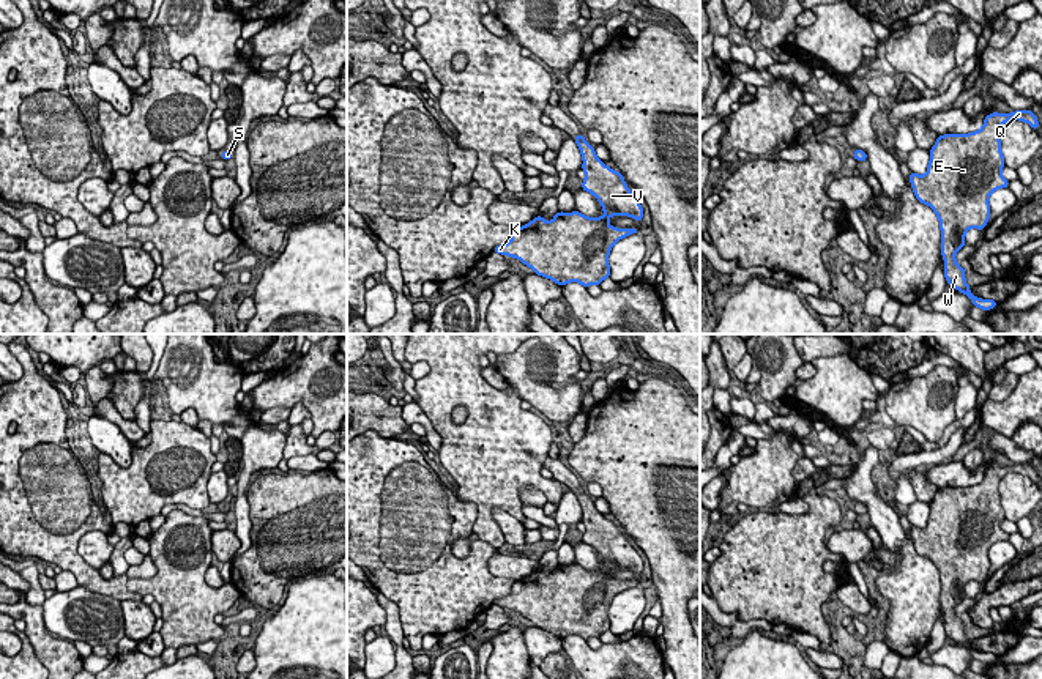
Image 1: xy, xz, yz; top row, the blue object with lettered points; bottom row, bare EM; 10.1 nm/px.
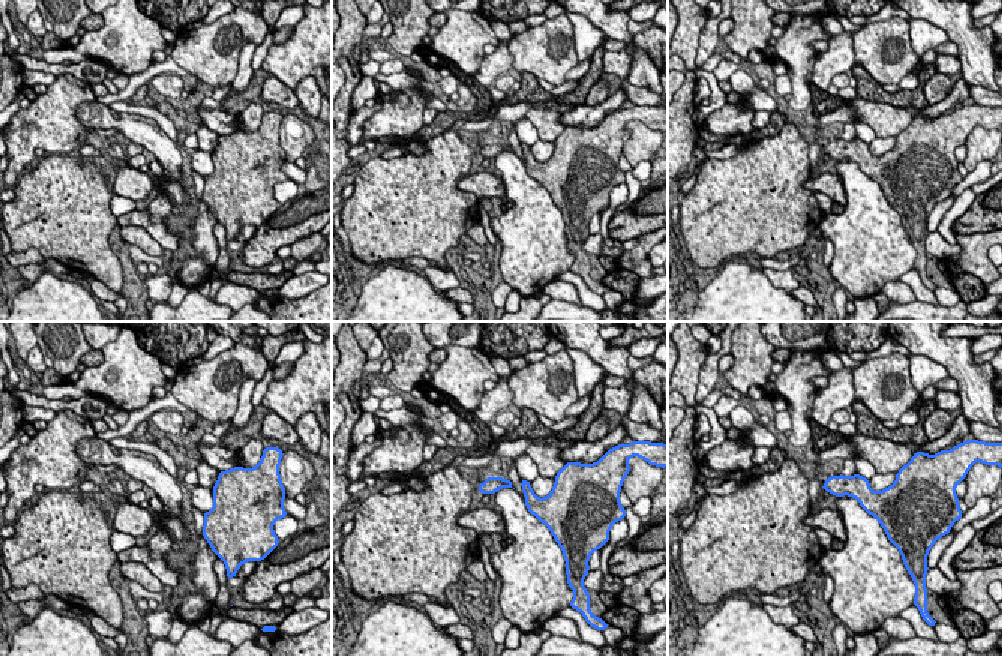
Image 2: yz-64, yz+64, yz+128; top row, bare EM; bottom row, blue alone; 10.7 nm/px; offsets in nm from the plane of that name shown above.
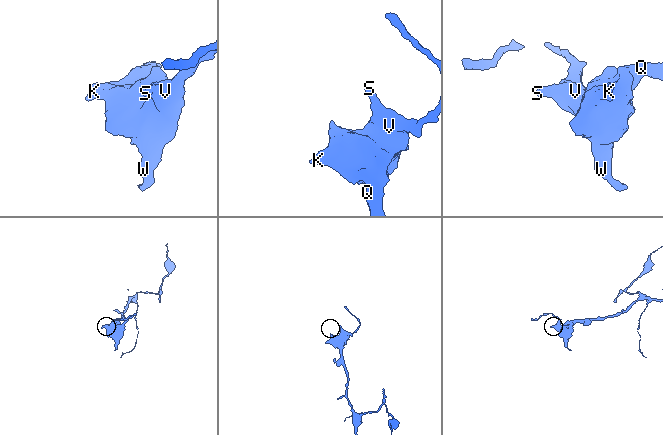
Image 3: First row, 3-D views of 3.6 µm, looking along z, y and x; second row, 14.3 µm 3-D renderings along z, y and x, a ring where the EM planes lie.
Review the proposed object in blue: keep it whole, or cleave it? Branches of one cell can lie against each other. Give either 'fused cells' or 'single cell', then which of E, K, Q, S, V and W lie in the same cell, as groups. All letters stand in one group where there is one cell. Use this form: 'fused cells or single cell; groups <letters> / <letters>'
single cell; groups E K Q S V W

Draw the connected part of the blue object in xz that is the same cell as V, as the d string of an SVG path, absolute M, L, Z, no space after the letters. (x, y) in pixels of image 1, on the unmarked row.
M582 487L574 493L583 512L582 542L599 553L605 567L588 570L579 564L560 564L550 575L539 567L514 583L511 594L495 599L493 605L519 611L534 627L561 640L569 635L588 640L610 630L608 607L613 597L637 586L635 581L612 580L608 572L620 567L640 575L643 561L626 539L623 528L607 520Z

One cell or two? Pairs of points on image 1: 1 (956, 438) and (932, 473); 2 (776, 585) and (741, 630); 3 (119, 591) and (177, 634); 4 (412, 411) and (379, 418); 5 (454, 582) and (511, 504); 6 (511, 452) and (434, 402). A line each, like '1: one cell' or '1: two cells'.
1: two cells
2: two cells
3: two cells
4: two cells
5: two cells
6: one cell

